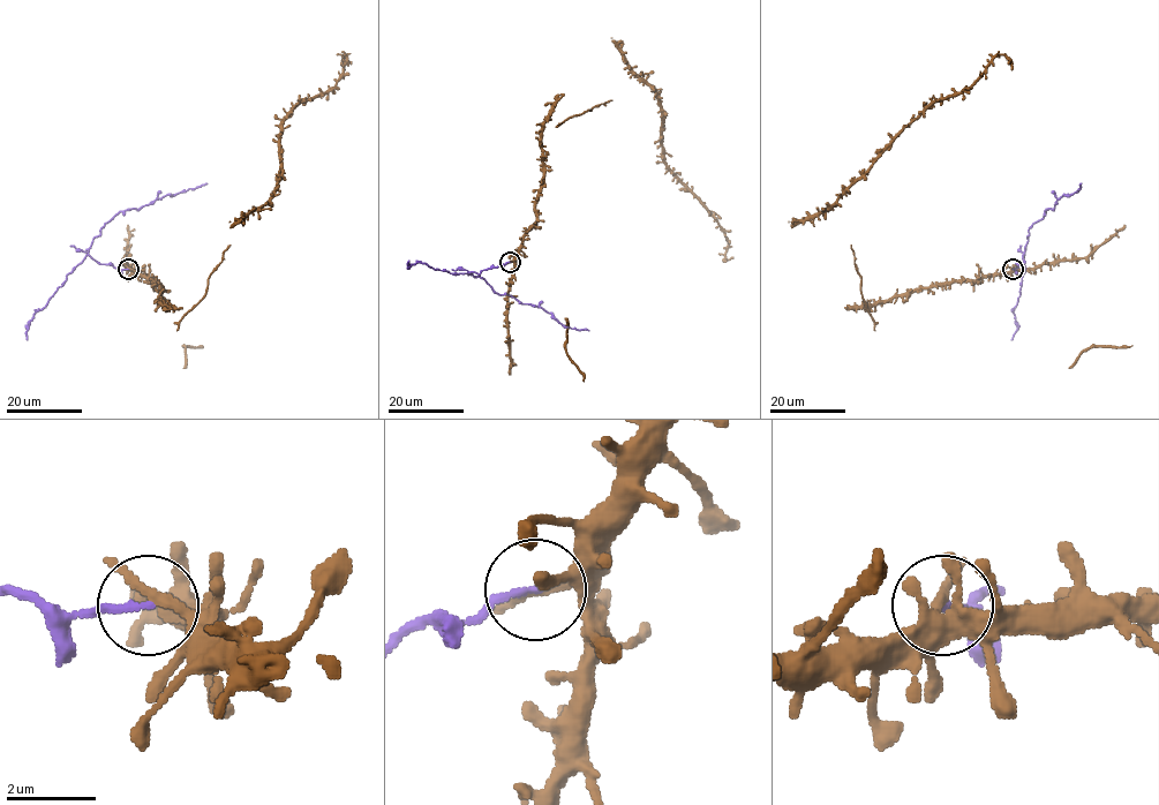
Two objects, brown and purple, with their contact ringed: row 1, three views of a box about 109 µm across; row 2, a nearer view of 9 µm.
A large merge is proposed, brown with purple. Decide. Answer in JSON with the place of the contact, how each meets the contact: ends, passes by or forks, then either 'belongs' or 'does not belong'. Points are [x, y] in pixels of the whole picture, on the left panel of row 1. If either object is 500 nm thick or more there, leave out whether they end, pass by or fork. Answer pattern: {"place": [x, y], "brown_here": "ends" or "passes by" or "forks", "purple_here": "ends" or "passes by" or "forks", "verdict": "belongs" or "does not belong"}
{"place": [128, 269], "brown_here": "passes by", "purple_here": "ends", "verdict": "does not belong"}

